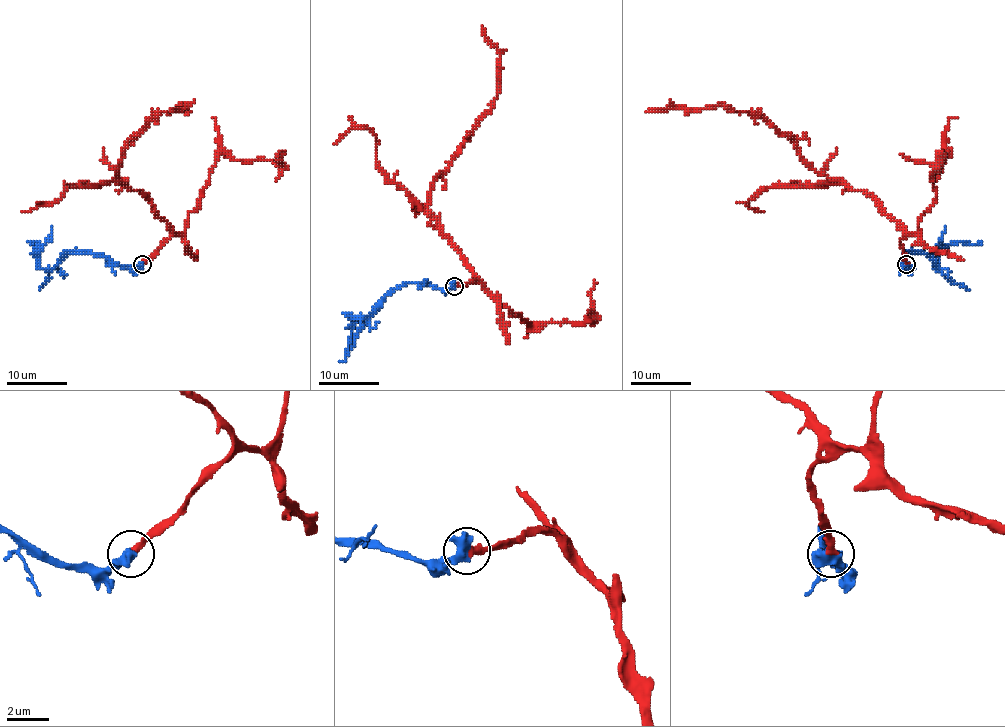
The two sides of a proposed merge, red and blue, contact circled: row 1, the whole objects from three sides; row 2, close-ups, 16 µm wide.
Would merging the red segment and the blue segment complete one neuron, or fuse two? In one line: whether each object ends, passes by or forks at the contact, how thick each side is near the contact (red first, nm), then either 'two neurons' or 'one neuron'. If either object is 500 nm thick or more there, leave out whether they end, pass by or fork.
340/600 nm | one neuron

